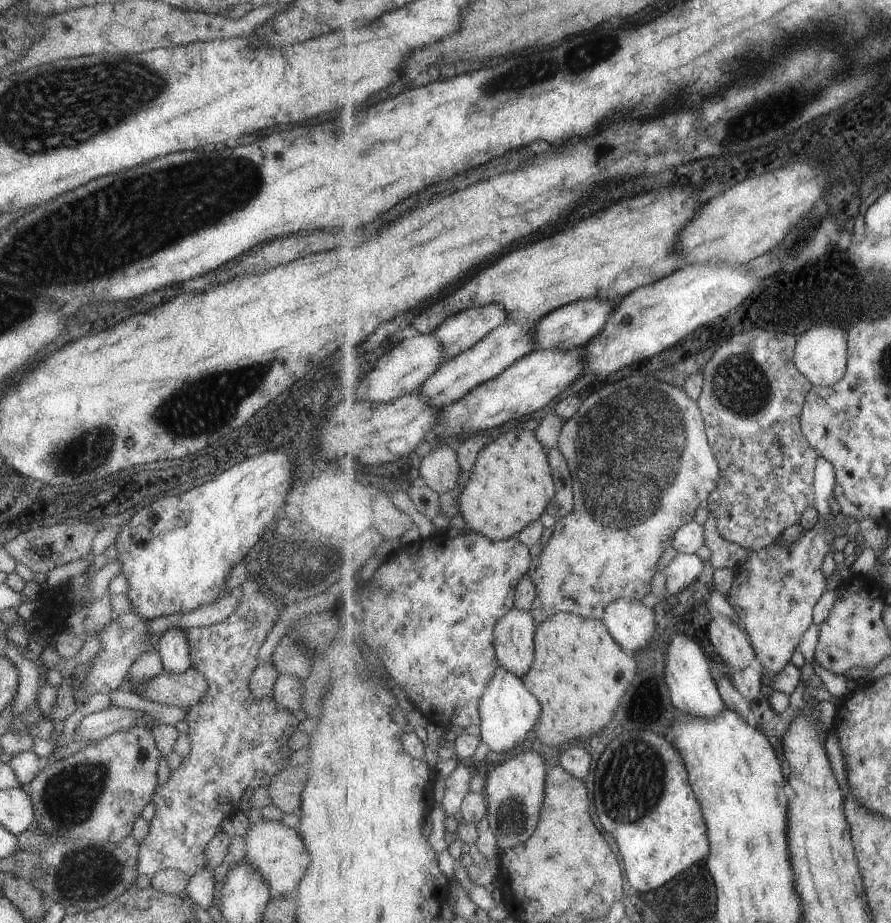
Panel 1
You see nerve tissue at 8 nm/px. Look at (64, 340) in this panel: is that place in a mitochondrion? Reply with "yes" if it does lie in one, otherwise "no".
no

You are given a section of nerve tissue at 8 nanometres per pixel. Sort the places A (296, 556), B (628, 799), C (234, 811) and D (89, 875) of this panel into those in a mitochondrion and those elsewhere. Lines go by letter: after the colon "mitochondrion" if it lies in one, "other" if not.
A: mitochondrion
B: mitochondrion
C: other
D: mitochondrion

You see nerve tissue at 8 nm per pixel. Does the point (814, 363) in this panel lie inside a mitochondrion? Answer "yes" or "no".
no

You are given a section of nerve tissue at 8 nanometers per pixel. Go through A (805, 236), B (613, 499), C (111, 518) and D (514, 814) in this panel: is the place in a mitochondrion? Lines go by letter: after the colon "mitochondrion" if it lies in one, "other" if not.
A: mitochondrion
B: mitochondrion
C: other
D: mitochondrion

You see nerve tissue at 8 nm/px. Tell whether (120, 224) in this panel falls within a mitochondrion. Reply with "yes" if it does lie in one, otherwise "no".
yes

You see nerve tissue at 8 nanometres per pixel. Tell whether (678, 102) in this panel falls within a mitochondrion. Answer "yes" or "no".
no

